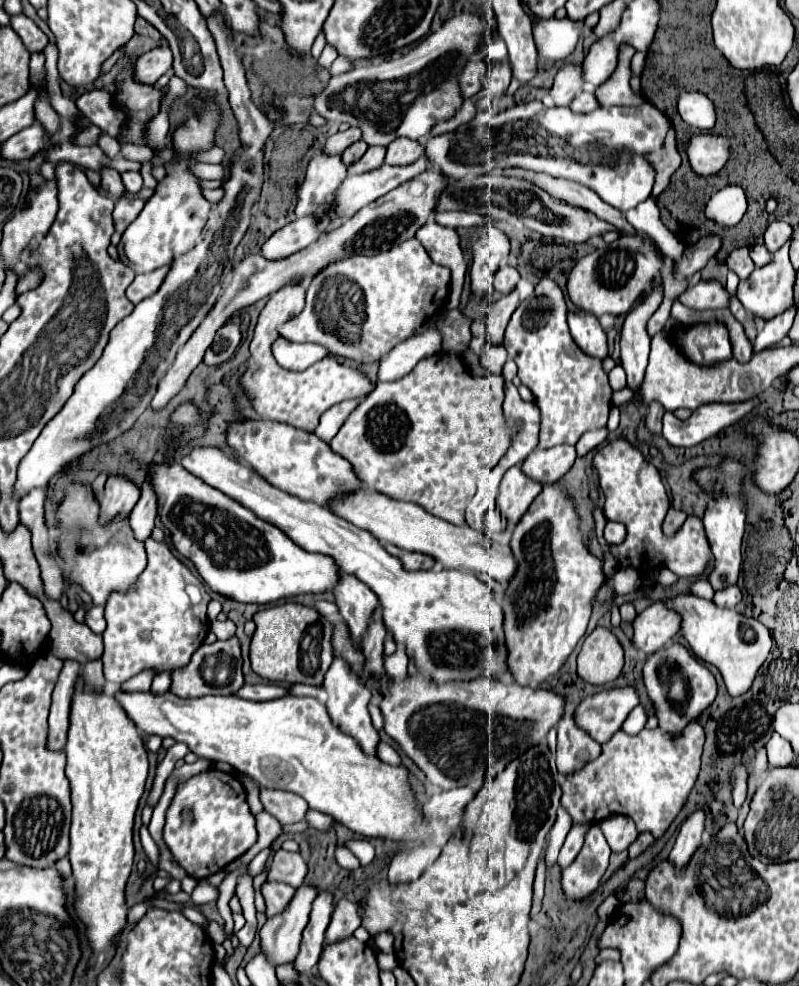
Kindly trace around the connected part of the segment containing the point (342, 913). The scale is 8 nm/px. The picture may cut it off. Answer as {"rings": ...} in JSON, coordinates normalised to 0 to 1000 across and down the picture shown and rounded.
{"rings":[[[427,912],[414,928],[414,936],[407,944],[407,958],[424,956],[427,952],[434,952],[442,948],[442,944],[452,938],[452,932],[447,928],[444,916],[437,912]]]}

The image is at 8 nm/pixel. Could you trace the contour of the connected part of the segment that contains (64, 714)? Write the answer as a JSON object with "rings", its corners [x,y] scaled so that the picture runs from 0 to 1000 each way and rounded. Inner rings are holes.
{"rings":[[[79,668],[79,676],[66,701],[66,715],[61,725],[61,758],[66,762],[76,760],[84,752],[86,741],[86,721],[94,705],[94,695],[101,685],[101,672],[91,668]]]}

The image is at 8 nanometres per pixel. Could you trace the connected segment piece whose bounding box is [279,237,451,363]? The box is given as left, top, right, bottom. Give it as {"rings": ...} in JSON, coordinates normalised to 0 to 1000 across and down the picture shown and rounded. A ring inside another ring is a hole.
{"rings":[[[519,240],[467,261],[442,259],[412,269],[389,285],[384,293],[382,313],[369,324],[352,330],[349,338],[362,346],[399,348],[409,352],[417,360],[432,360],[449,368],[474,366],[494,350],[507,346],[524,330],[529,330],[559,309],[562,285],[564,277],[559,275],[559,271],[539,267],[539,261]]]}

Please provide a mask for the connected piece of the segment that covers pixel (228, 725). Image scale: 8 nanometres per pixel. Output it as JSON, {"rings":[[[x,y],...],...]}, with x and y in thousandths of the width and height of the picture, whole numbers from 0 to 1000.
{"rings":[[[146,701],[144,703],[144,709],[146,713],[156,719],[156,723],[161,725],[161,729],[169,733],[169,737],[174,739],[176,745],[199,745],[199,747],[214,747],[219,749],[222,754],[232,754],[237,758],[237,762],[242,762],[247,768],[254,768],[254,770],[262,770],[267,774],[272,772],[282,772],[287,774],[292,780],[297,782],[304,782],[309,784],[317,792],[322,792],[324,798],[337,798],[337,800],[352,800],[352,802],[364,802],[364,804],[372,804],[377,806],[384,814],[387,814],[387,820],[397,820],[402,825],[412,825],[419,833],[429,835],[432,839],[437,839],[439,843],[449,845],[449,847],[457,847],[457,849],[482,849],[482,851],[499,851],[499,853],[519,853],[519,855],[537,855],[542,849],[547,847],[562,847],[564,843],[559,843],[557,835],[552,831],[534,831],[529,829],[527,825],[522,825],[519,820],[519,808],[512,804],[512,794],[509,794],[509,780],[502,776],[502,778],[489,778],[484,774],[479,774],[477,770],[467,770],[462,766],[457,766],[452,762],[452,758],[447,756],[447,752],[432,743],[427,743],[417,733],[414,733],[414,727],[407,719],[404,713],[399,713],[397,709],[392,707],[354,707],[354,709],[342,709],[342,711],[309,711],[309,709],[302,709],[302,707],[247,707],[247,709],[227,709],[222,705],[217,705],[214,701],[207,701],[204,705],[194,705],[189,701],[181,701],[181,703],[156,703],[156,701]]]}

